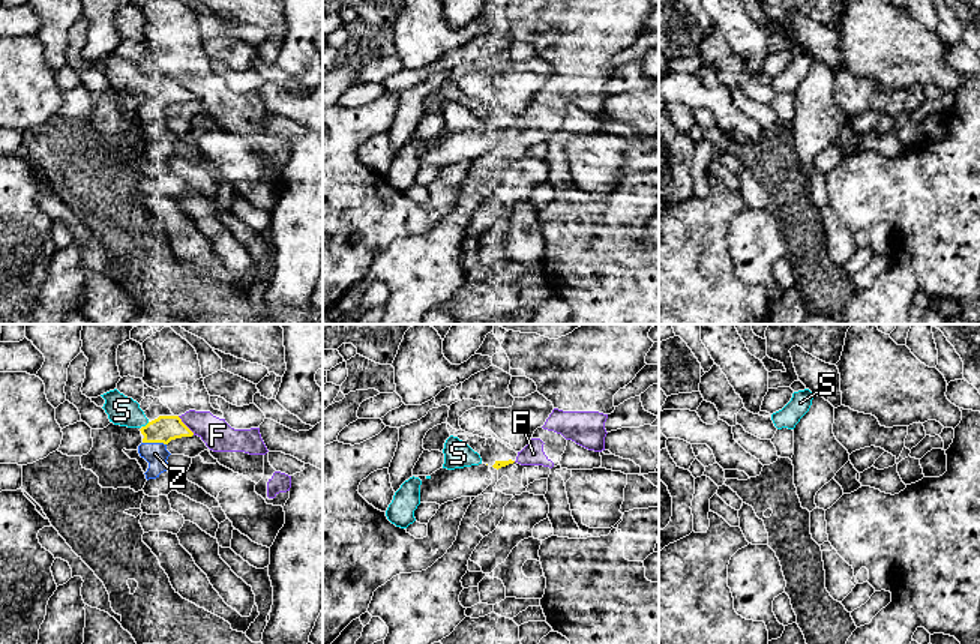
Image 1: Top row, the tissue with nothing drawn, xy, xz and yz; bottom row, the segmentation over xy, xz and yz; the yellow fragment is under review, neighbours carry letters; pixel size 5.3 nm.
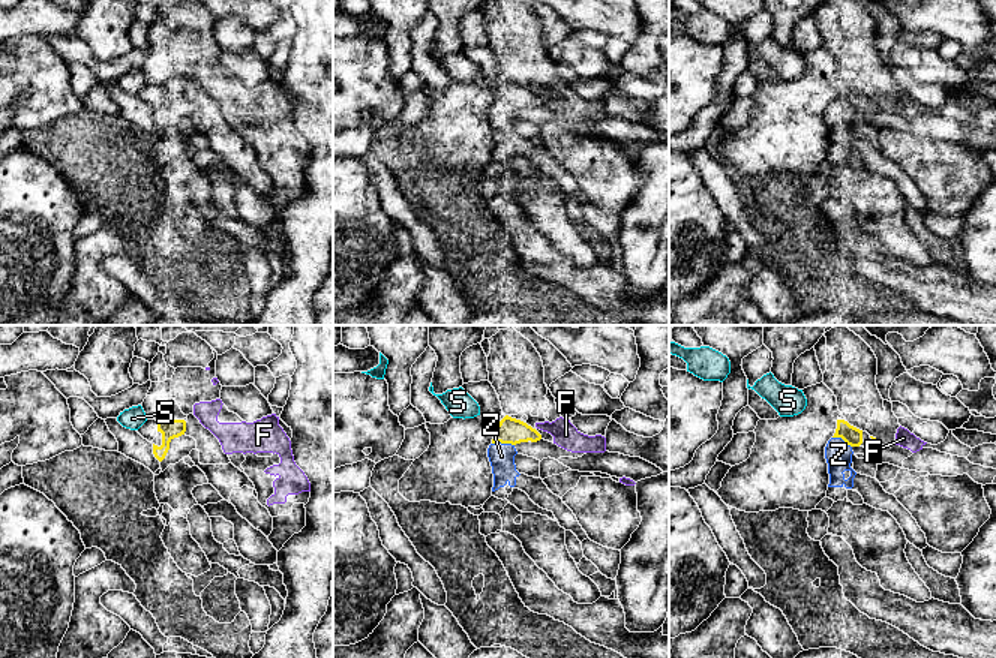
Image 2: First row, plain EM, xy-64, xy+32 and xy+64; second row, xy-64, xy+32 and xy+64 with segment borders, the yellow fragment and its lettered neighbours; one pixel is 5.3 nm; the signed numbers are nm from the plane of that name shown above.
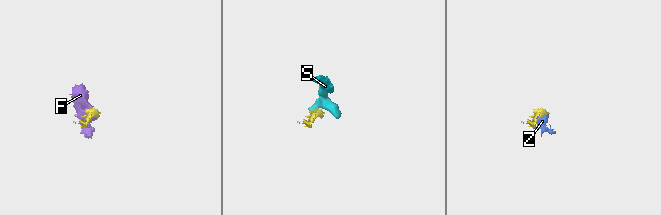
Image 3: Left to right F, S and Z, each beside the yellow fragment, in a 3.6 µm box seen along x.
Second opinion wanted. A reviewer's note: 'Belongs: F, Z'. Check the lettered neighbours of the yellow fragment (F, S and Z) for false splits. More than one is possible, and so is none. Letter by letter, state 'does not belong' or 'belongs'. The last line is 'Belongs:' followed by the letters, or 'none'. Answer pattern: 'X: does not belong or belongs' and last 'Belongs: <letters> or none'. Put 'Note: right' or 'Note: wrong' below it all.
F: does not belong
S: belongs
Z: belongs
Belongs: S, Z
Note: wrong

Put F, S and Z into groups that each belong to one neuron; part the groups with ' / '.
F / S Z

